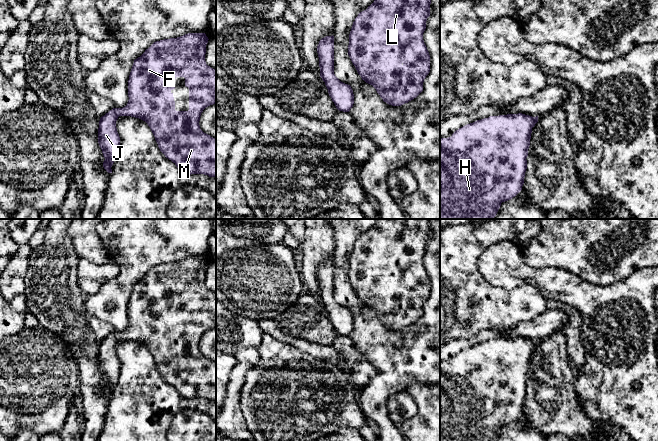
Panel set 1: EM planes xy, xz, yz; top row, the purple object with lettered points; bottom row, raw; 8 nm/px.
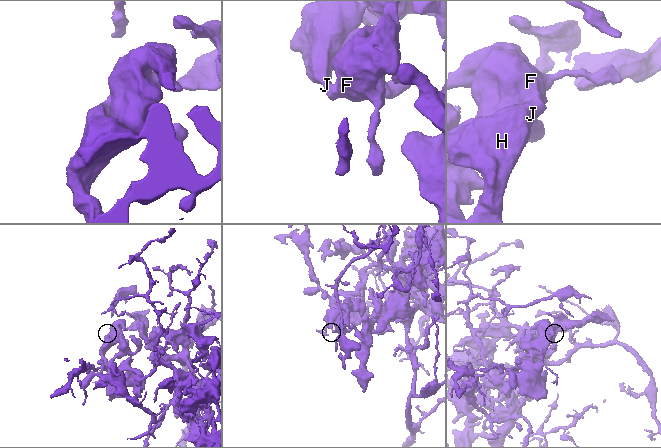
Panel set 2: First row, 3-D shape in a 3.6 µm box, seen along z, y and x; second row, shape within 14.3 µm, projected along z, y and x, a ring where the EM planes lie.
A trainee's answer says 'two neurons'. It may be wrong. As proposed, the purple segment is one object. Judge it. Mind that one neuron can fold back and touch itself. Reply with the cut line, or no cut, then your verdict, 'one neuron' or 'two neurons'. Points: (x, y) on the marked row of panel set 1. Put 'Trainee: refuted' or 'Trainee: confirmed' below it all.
no cut; one neuron
Trainee: refuted

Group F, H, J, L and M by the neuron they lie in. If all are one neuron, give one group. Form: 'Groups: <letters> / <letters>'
Groups: F H J L M

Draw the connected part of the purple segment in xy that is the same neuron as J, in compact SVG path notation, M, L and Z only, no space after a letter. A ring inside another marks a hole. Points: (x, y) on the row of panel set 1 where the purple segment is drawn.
M188 33L177 38L154 42L145 52L134 60L128 80L128 103L123 108L113 108L100 118L98 143L105 158L103 167L112 173L112 165L120 150L120 137L116 128L119 116L131 116L145 121L150 127L160 151L171 160L180 172L185 175L204 174L216 178L216 139L200 129L199 121L203 110L216 103L216 70L206 64L205 54L208 37L205 33ZM185 78L185 86L189 88L189 110L176 111L173 93L175 79Z

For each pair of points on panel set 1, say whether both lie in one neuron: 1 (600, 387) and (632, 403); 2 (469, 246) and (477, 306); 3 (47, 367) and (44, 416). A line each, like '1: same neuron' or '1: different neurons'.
1: same neuron
2: same neuron
3: same neuron

